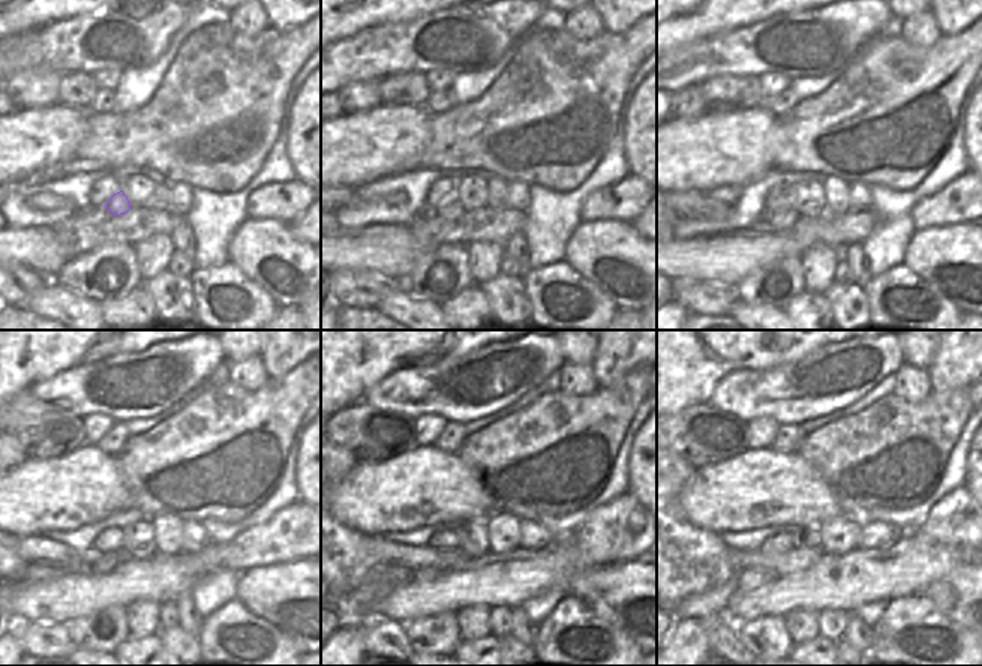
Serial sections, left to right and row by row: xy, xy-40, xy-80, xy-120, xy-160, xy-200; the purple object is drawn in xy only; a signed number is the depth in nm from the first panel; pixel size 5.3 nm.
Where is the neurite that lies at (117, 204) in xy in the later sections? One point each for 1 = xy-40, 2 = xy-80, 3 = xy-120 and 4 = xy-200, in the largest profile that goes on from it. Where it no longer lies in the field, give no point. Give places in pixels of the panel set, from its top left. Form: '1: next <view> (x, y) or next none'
1: next xy-40 (452, 210)
2: next xy-80 (778, 221)
3: next xy-120 (110, 560)
4: next xy-200 (750, 579)

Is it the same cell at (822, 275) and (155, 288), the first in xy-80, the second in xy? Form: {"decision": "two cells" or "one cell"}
{"decision": "two cells"}

